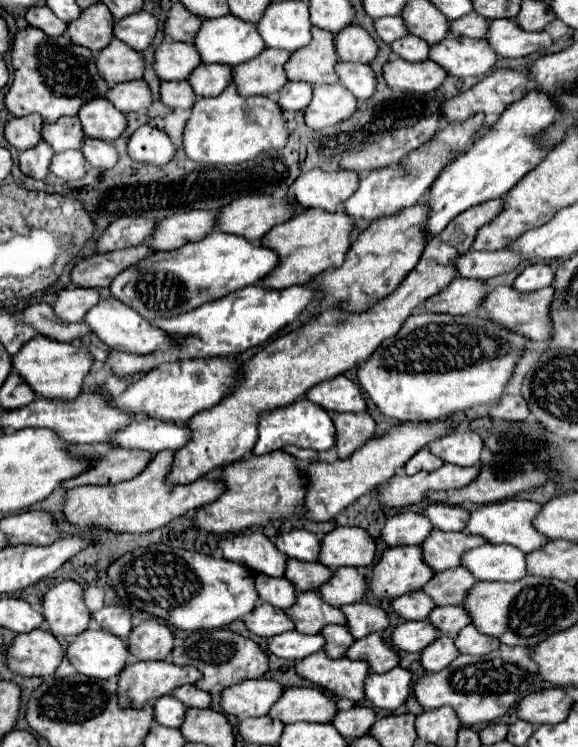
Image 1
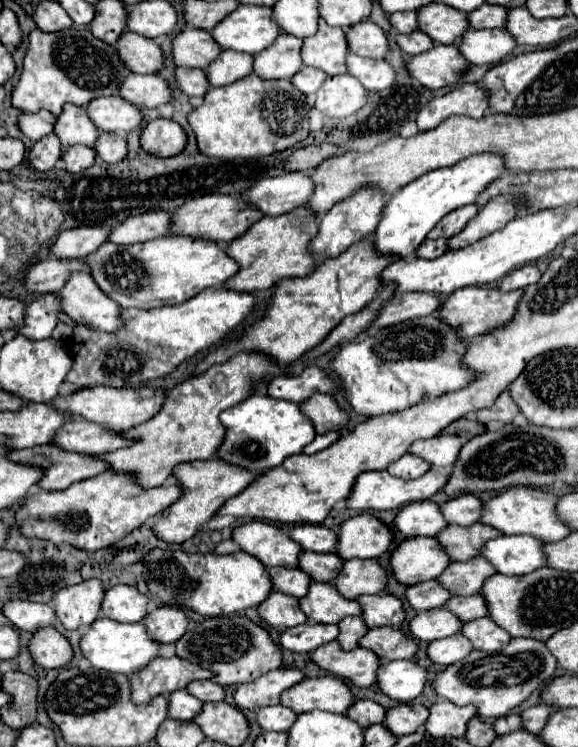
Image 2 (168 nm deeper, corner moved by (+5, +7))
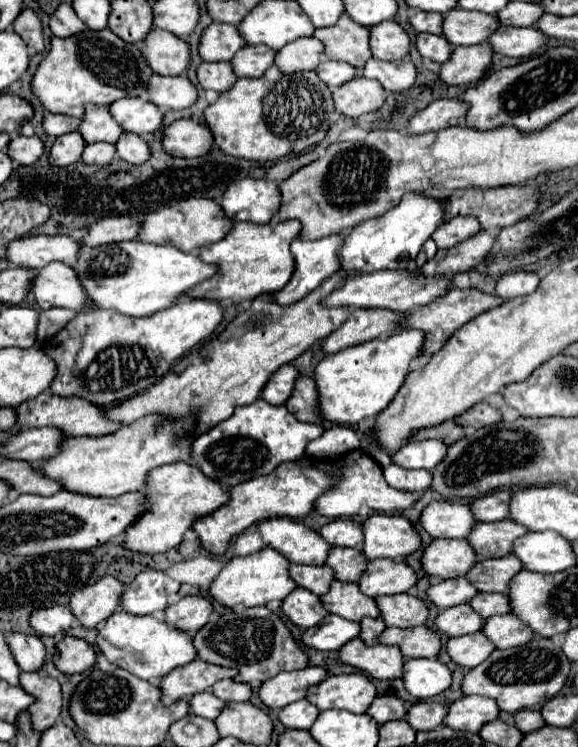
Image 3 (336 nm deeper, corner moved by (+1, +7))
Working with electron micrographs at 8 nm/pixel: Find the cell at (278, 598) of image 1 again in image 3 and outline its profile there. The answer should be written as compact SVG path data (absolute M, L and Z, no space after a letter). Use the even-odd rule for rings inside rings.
M290 565L290 577L296 581L298 587L304 587L320 597L330 589L330 581L334 579L334 573L328 565L322 567Z

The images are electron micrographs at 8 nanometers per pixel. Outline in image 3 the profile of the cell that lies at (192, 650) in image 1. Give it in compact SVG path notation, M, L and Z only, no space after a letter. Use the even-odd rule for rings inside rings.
M252 607L242 611L228 611L224 615L214 615L194 635L194 647L198 651L198 659L238 669L238 675L234 679L248 685L260 685L280 671L294 671L306 667L306 655L294 643L280 615L268 611L266 607Z

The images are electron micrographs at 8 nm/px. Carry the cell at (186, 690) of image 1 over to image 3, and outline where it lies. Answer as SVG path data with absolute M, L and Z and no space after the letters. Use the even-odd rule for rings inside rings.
M222 679L222 681L216 681L212 685L210 693L216 695L218 699L222 699L222 701L248 701L252 689L246 683L236 683L232 679Z

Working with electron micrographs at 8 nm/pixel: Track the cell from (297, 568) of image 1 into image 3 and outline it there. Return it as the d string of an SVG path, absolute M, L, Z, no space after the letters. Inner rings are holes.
M332 547L326 559L326 565L332 567L338 581L358 581L366 563L362 551L350 547Z

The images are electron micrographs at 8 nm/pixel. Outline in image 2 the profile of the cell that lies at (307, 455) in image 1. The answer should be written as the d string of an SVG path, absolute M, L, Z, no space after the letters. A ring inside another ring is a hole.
M332 431L332 433L324 433L324 435L318 435L310 445L304 447L304 453L316 453L316 451L322 451L326 447L330 447L334 441L340 439L340 433L338 431Z

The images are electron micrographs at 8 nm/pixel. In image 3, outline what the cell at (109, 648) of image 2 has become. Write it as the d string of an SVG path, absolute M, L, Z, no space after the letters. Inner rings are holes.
M116 611L112 613L112 617L106 619L106 625L98 631L96 647L112 665L128 669L132 675L146 681L158 681L174 667L186 665L196 657L192 639L186 633L176 631L164 621L154 619L150 615L132 617L124 611Z

